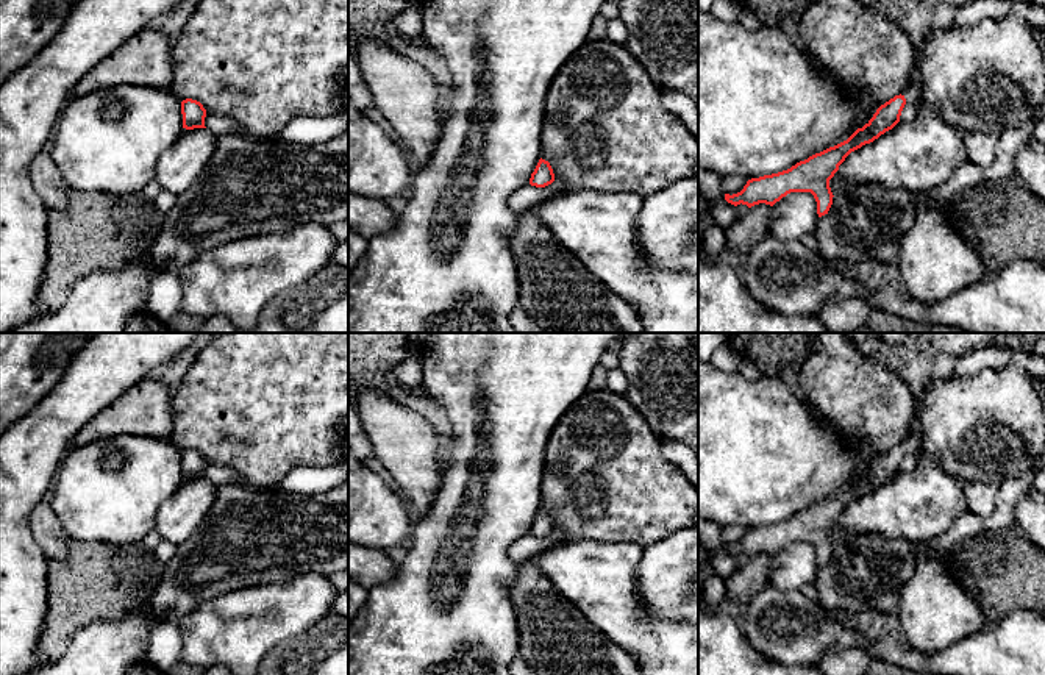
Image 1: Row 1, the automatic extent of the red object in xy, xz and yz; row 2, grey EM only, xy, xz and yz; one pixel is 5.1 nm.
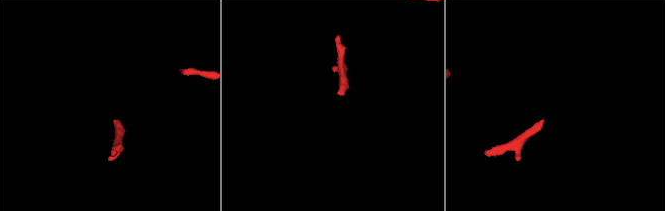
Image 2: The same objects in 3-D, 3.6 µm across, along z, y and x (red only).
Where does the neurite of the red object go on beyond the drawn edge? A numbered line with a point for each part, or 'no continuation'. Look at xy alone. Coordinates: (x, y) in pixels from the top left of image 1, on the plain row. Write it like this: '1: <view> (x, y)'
no continuation

